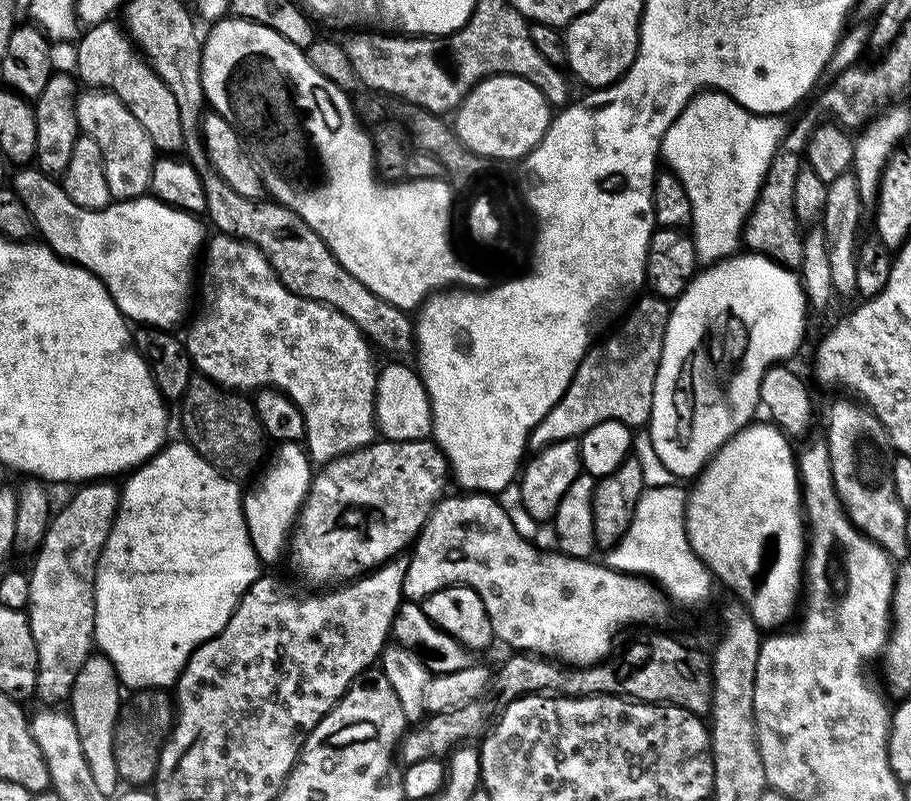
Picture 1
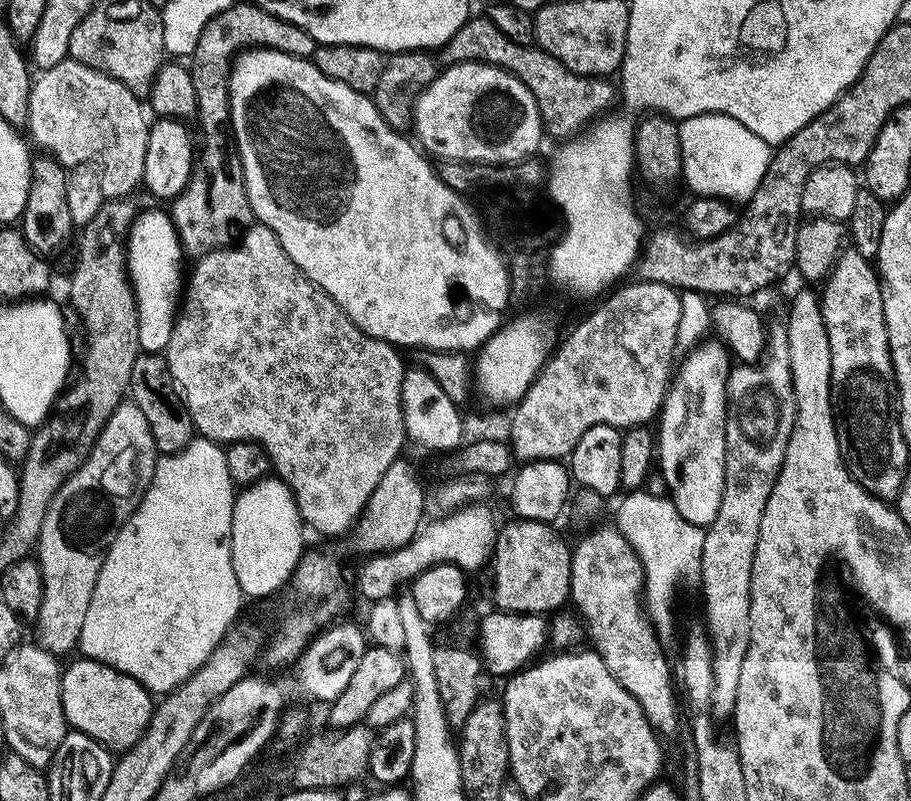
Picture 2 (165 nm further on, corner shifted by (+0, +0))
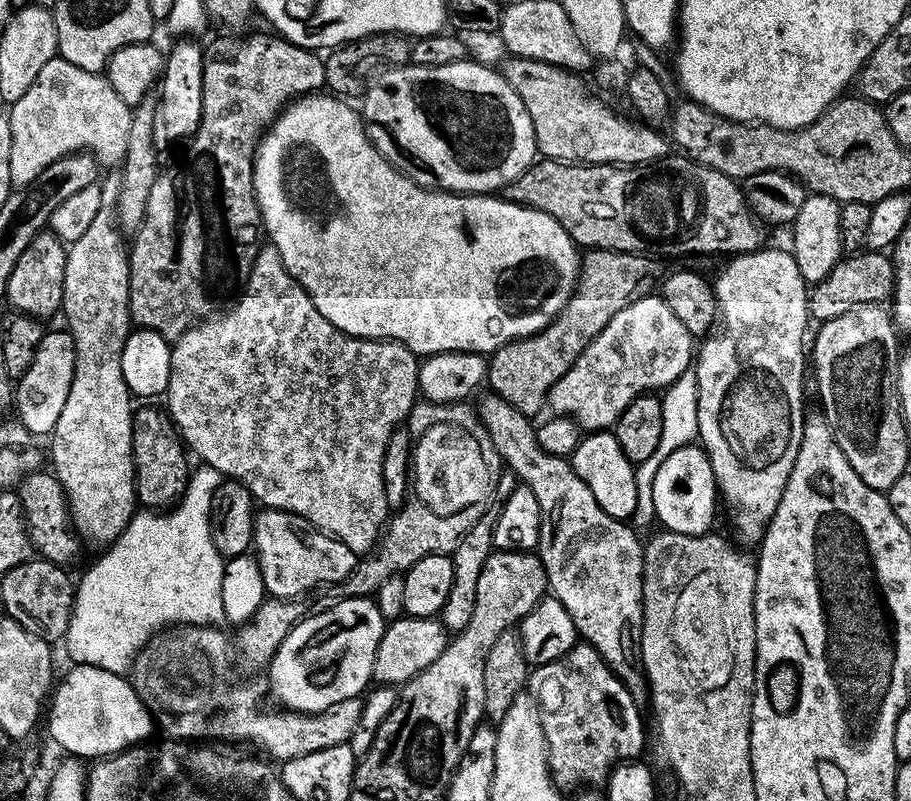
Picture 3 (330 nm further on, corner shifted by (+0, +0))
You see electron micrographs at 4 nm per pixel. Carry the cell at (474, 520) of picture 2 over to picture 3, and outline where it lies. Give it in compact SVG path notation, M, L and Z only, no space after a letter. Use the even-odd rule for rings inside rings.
M277 508L256 512L256 529L252 538L265 593L277 600L296 600L303 592L319 584L339 584L350 574L350 570L354 570L358 559L357 553L351 552L343 542L319 528L311 527L306 517Z

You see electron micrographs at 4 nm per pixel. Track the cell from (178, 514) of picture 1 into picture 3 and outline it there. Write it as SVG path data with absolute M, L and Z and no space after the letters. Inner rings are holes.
M207 466L193 471L183 498L167 510L140 510L107 549L108 552L75 585L76 601L66 637L68 656L73 665L89 664L102 670L124 674L131 669L136 655L148 639L177 624L216 626L224 620L222 610L222 574L226 563L212 537L212 495L222 477Z

